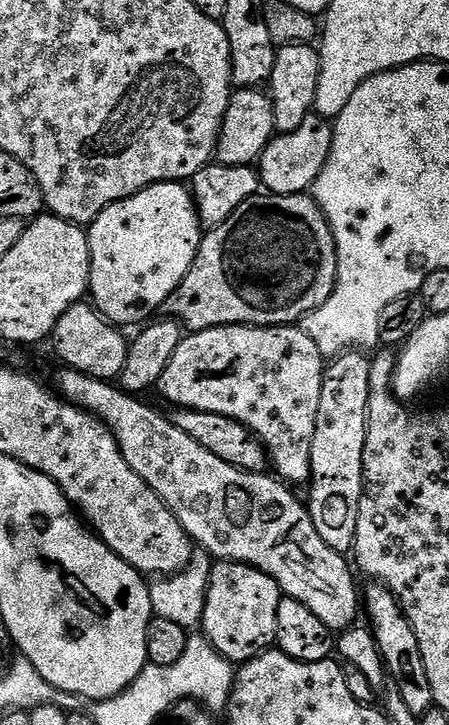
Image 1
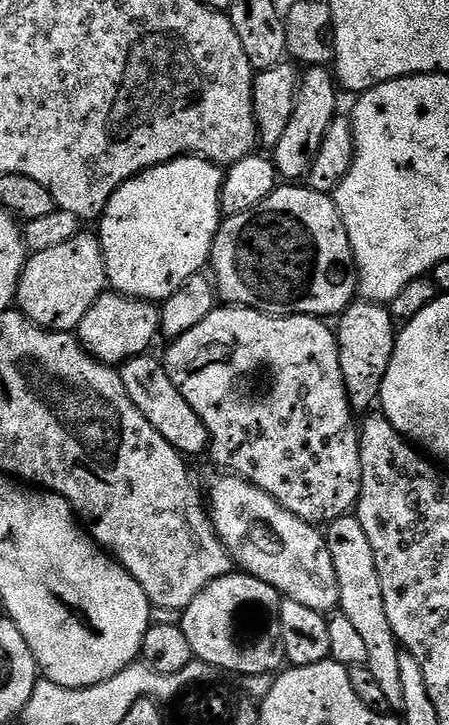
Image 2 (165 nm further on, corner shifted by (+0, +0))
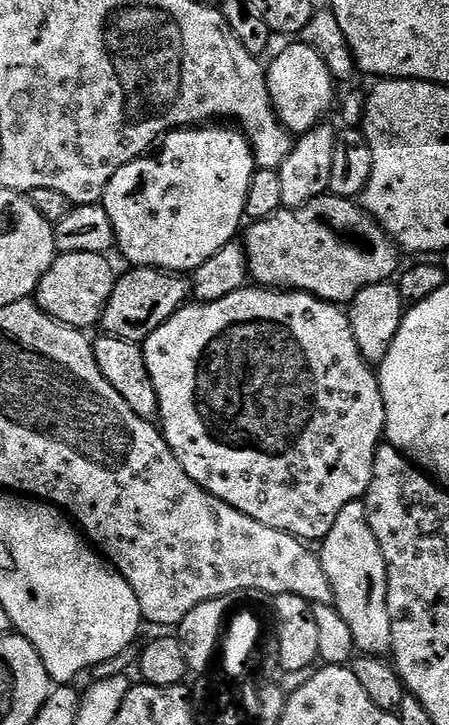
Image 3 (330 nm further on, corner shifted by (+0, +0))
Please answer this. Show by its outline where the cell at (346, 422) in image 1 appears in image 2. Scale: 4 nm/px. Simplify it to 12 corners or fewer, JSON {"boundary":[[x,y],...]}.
{"boundary":[[363,298],[334,331],[348,401],[371,409],[398,325]]}

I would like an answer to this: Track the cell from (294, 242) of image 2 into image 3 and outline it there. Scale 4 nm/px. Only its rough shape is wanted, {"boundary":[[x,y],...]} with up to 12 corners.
{"boundary":[[329,194],[249,223],[262,288],[347,306],[391,281],[401,249]]}

